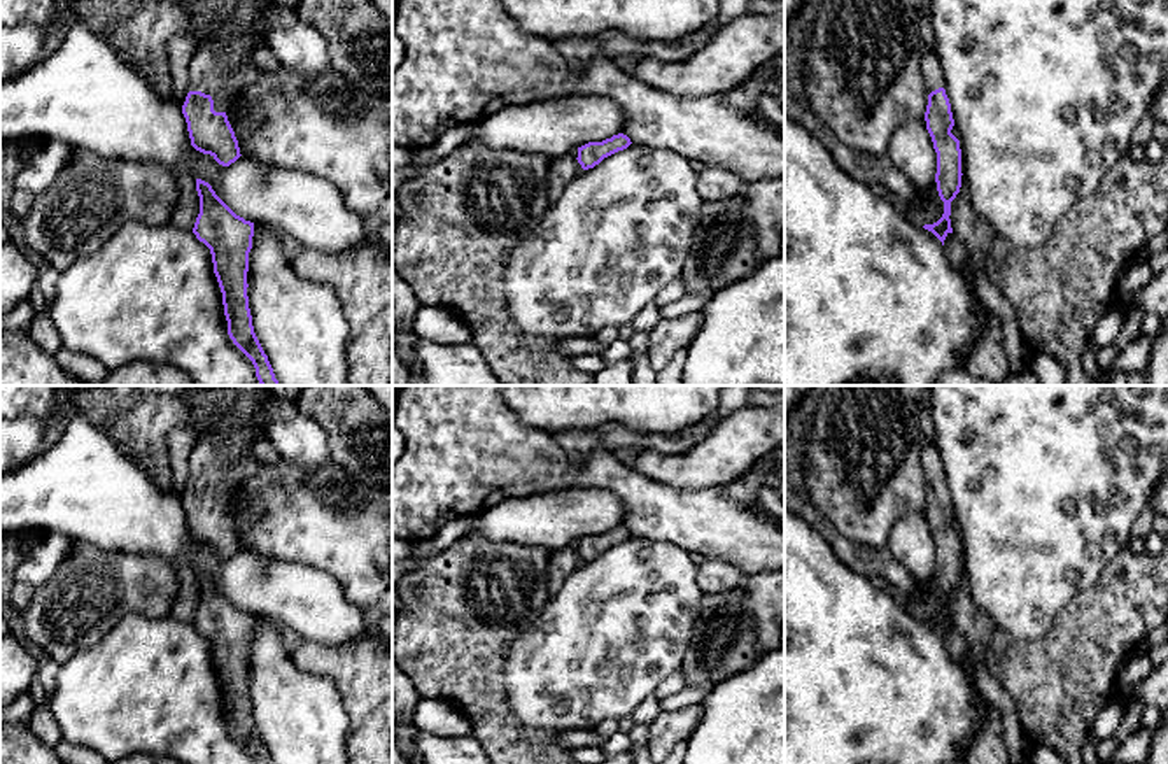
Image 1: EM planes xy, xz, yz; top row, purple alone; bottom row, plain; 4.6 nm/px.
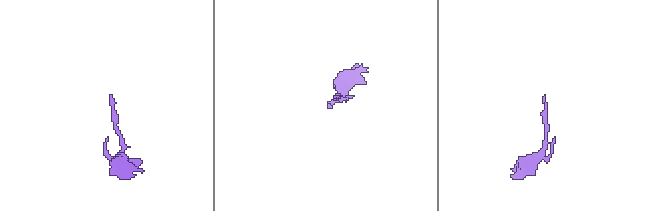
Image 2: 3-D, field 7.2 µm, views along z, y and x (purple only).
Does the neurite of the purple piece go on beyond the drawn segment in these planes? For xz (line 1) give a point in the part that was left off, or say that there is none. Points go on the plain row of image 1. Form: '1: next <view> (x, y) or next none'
1: next none

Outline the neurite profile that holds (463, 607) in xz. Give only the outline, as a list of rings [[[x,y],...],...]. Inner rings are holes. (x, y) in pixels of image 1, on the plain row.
[[[466,534],[417,564],[398,584],[403,610],[394,613],[392,662],[420,697],[448,699],[462,708],[473,724],[471,736],[492,764],[581,764],[559,741],[560,731],[524,727],[517,720],[503,683],[511,641],[536,620],[552,596],[546,587],[552,552]]]

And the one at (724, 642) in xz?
[[[744,585],[704,594],[681,673],[686,687],[721,682],[753,668],[760,657]]]

